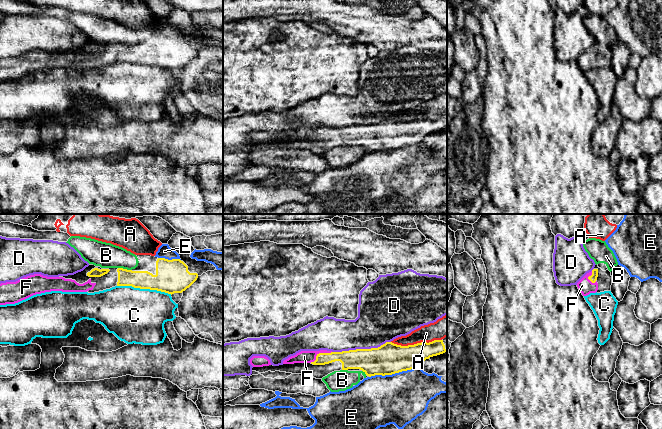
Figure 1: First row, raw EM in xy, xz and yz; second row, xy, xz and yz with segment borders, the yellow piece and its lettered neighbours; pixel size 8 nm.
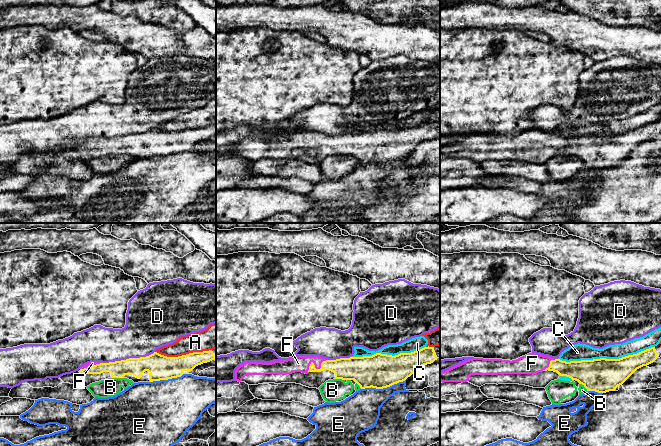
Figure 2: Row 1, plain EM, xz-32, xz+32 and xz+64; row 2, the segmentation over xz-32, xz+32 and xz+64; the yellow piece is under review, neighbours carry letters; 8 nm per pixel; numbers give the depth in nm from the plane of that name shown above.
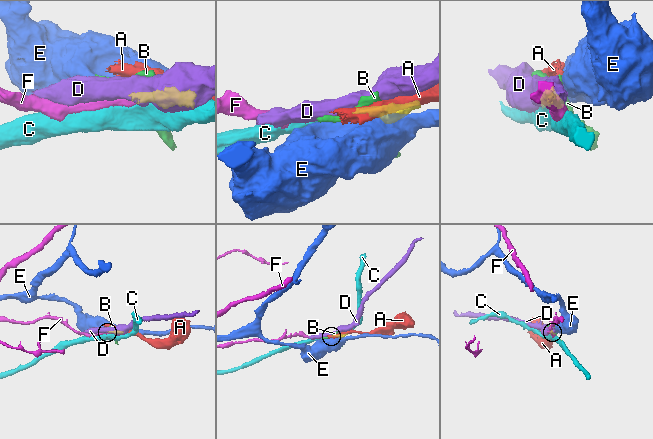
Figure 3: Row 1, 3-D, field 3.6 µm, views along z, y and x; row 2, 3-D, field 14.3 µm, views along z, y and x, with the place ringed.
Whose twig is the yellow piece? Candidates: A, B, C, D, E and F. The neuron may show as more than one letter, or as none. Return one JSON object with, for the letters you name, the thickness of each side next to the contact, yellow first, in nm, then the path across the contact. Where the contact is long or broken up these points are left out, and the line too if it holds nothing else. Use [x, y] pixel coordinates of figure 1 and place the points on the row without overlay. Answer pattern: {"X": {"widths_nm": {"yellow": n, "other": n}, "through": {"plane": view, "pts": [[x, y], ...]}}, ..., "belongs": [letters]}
{"F": {"widths_nm": {"yellow": 140, "other": 100}, "through": {"plane": "xz", "pts": [[349, 135], [319, 129], [304, 132]]}}, "belongs": ["F"]}

